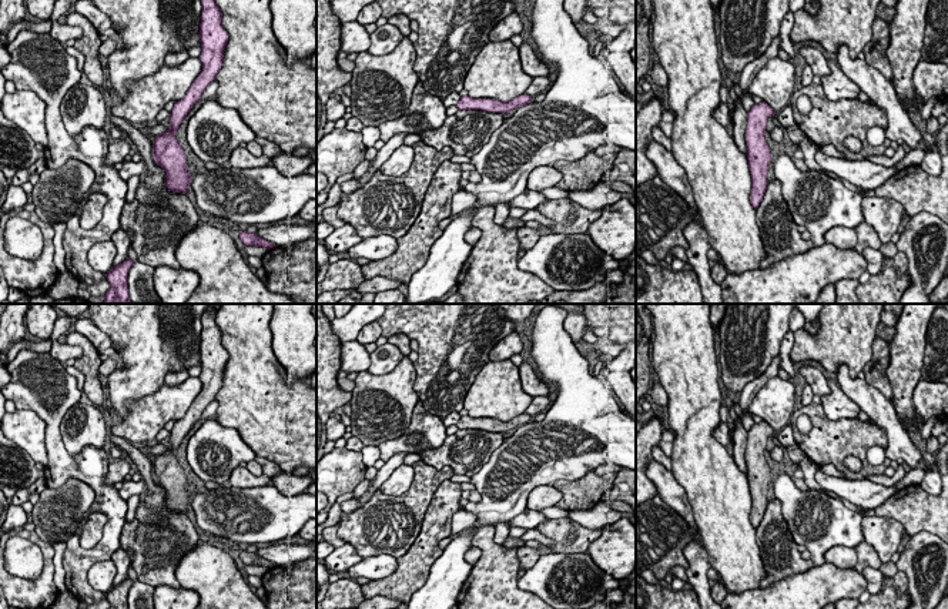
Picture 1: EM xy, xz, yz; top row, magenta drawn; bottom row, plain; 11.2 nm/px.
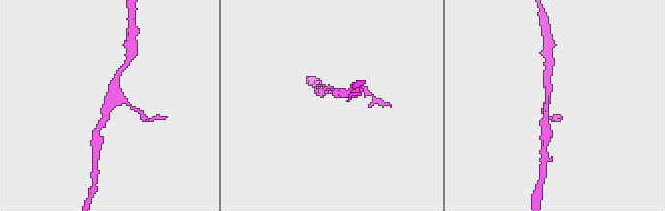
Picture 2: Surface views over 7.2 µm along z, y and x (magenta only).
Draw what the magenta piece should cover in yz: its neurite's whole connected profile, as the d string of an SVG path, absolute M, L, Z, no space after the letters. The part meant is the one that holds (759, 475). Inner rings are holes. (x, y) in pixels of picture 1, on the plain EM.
M766 422L754 424L747 431L746 468L748 488L751 493L751 525L757 529L767 509L768 482L771 479L770 466L764 451L767 439L774 435L773 428Z

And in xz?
M520 414L510 421L499 421L495 418L472 418L469 415L460 416L459 422L456 424L458 429L483 429L488 432L508 432L513 428L520 425L529 424L532 415Z

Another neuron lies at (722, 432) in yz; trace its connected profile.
M720 422L713 432L713 436L723 445L733 445L733 439L730 438L730 426L727 422Z

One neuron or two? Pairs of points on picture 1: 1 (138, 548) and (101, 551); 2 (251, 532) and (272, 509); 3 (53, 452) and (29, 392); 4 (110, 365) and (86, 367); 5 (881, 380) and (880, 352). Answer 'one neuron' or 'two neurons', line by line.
1: two neurons
2: one neuron
3: one neuron
4: two neurons
5: one neuron

